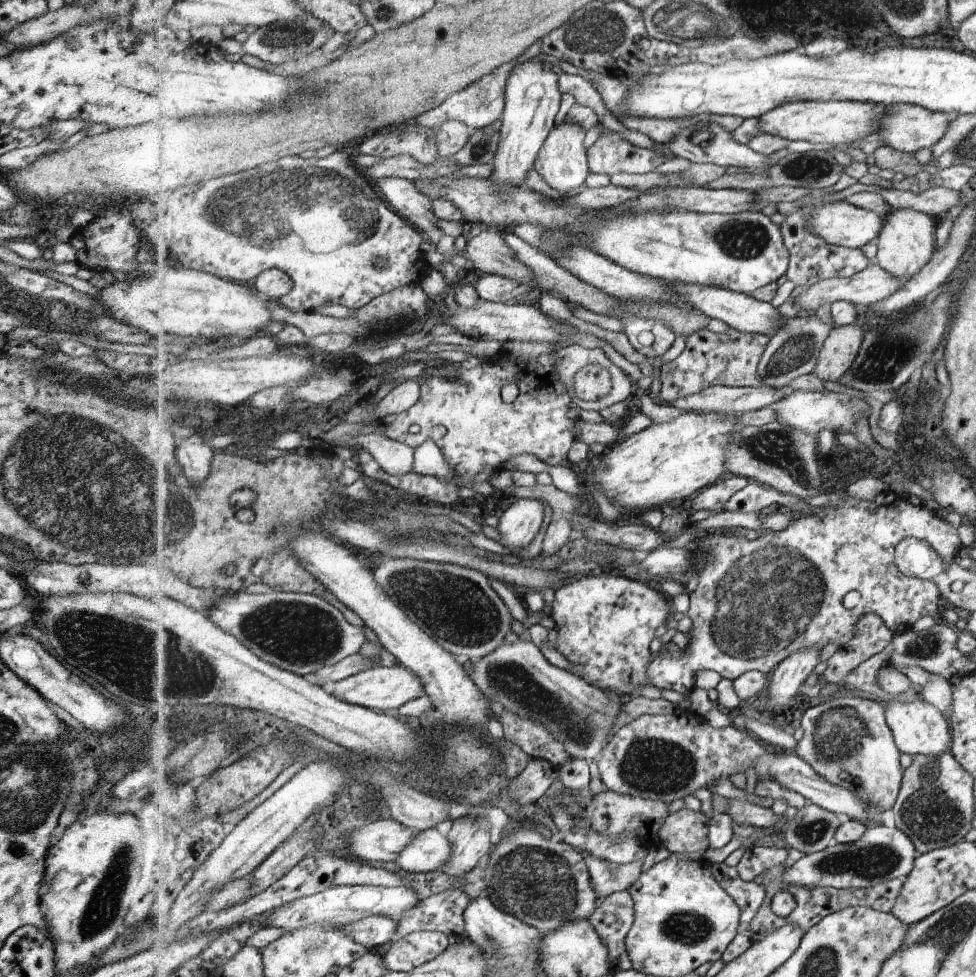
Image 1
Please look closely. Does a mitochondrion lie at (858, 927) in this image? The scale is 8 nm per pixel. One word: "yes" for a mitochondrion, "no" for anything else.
no

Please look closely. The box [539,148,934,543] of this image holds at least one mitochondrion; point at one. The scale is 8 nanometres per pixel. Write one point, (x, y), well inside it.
(779, 449)

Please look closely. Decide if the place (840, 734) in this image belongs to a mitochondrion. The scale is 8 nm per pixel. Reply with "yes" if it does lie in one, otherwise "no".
yes

